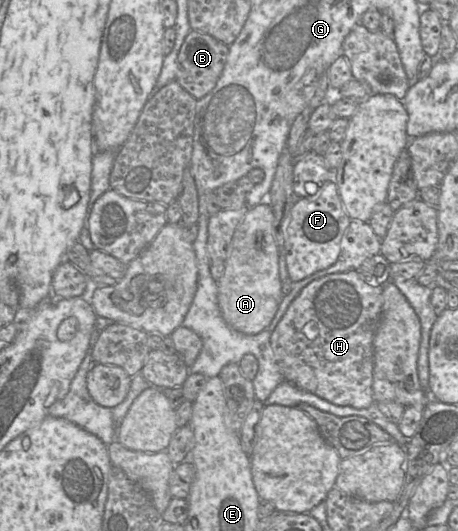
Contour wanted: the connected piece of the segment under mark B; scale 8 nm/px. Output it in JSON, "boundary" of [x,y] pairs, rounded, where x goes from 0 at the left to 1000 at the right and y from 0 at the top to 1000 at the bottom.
{"boundary":[[[417,55],[389,100],[382,153],[428,188],[445,183],[469,164],[498,100],[500,87]]]}

